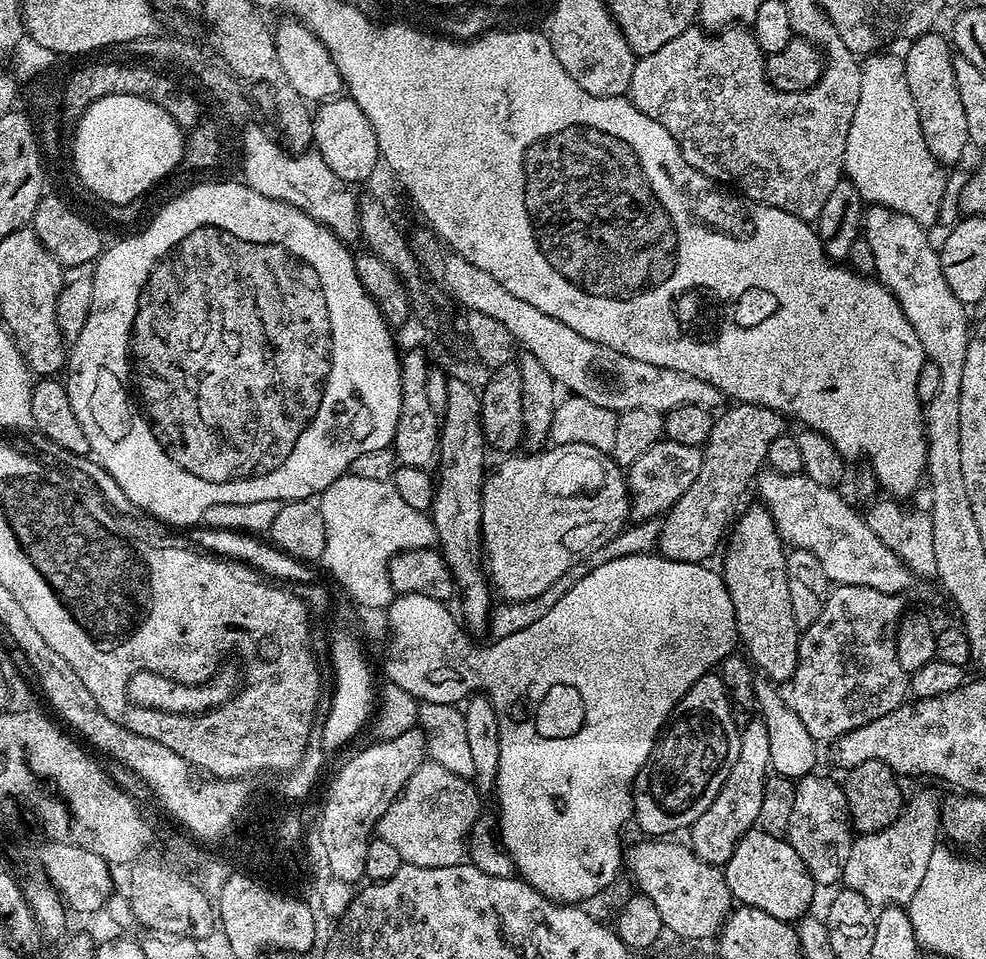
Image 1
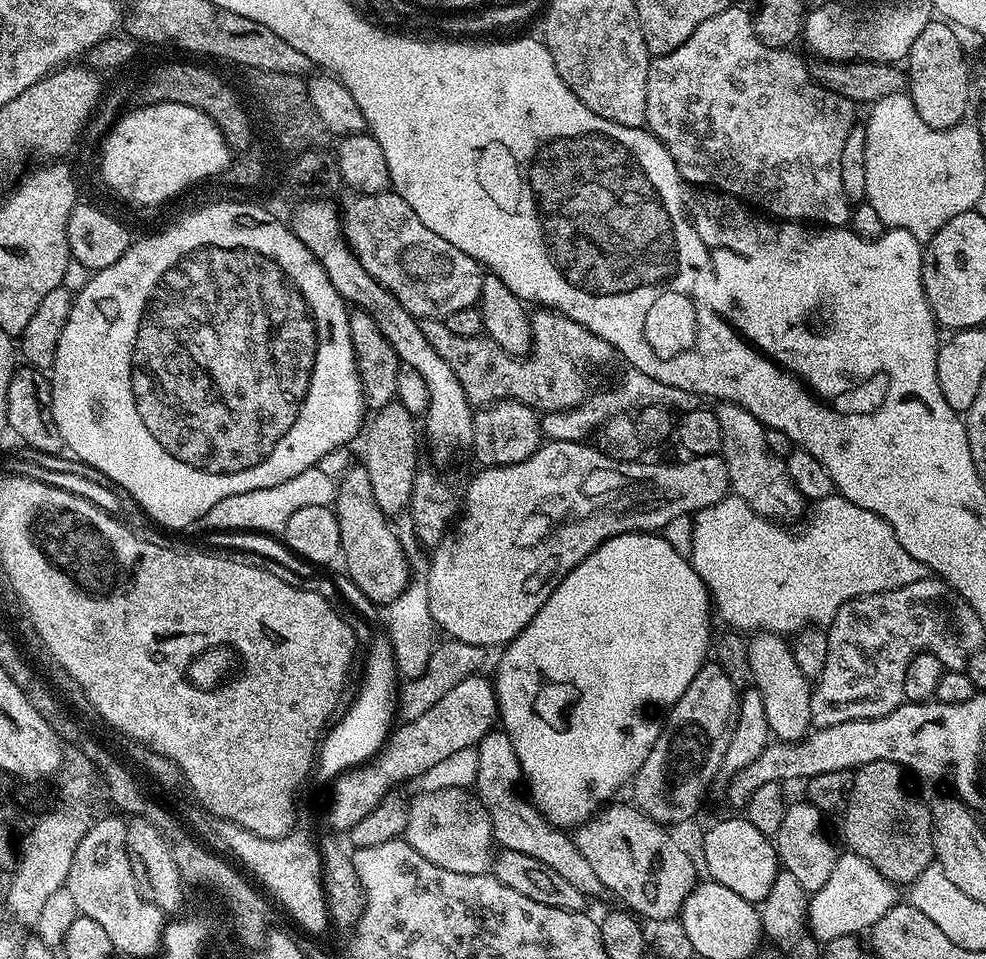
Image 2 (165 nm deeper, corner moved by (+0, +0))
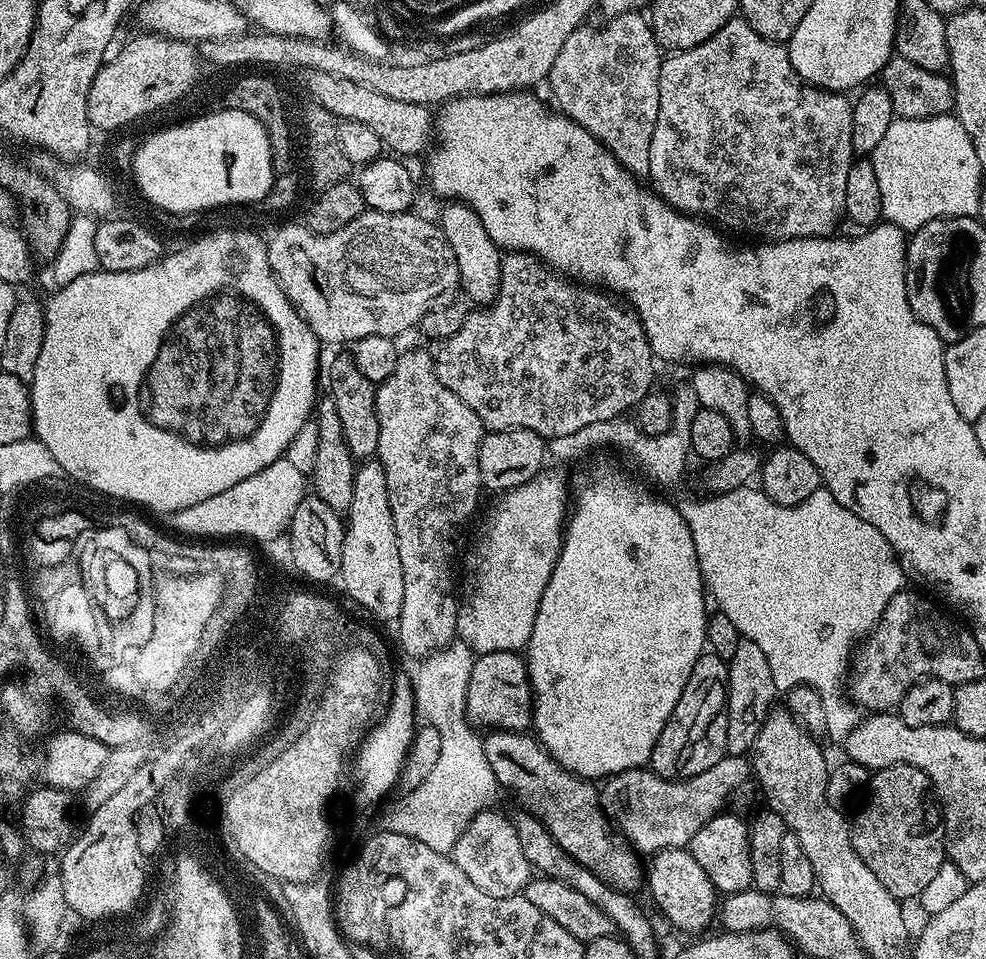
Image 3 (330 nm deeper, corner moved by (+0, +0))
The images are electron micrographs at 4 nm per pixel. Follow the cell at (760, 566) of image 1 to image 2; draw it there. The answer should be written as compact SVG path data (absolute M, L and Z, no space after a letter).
M757 631L748 640L748 661L752 671L751 683L762 694L762 702L766 706L766 722L769 733L777 741L795 742L804 739L813 727L810 718L810 698L813 685L798 670L798 662L794 662L792 644L783 635Z

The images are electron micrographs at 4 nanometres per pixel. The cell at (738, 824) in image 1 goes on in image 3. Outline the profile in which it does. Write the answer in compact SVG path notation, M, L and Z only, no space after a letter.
M741 638L734 658L727 661L727 665L726 749L733 756L742 756L754 746L758 730L762 730L762 722L766 722L769 712L777 703L778 690L774 686L774 674L770 674L770 666L766 663L766 654L762 654L758 642Z

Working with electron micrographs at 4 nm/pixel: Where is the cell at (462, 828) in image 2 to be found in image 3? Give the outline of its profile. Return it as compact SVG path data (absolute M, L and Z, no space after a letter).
M494 811L478 813L466 826L450 855L458 870L462 870L478 890L486 890L486 894L494 894L494 898L519 896L533 879L534 869L526 854L522 854L522 842L518 842L515 823Z

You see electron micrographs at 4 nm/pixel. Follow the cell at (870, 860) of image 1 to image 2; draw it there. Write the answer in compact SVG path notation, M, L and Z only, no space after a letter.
M844 850L834 862L834 871L822 890L811 893L808 902L808 931L817 941L827 942L839 936L856 936L867 933L898 902L897 885L883 876L866 858L858 858Z

